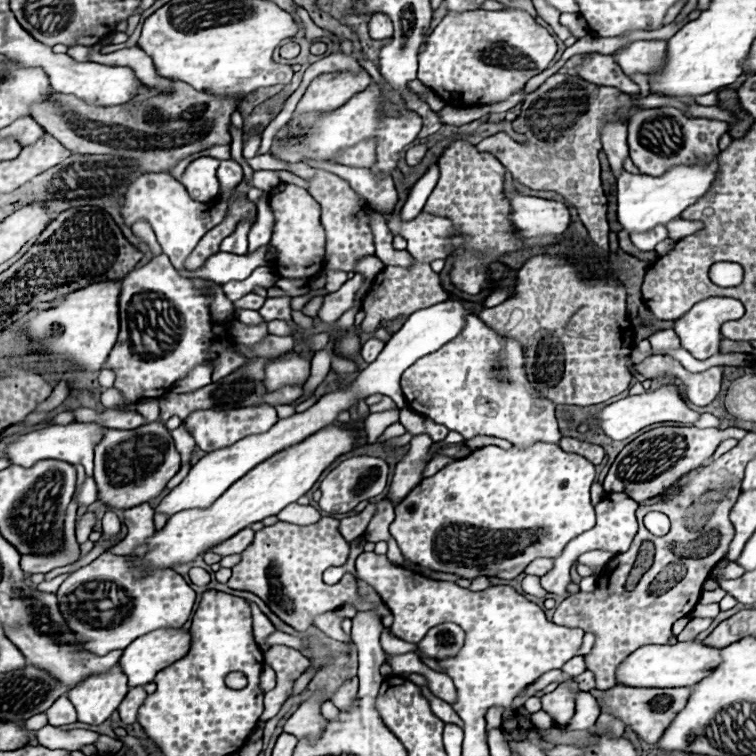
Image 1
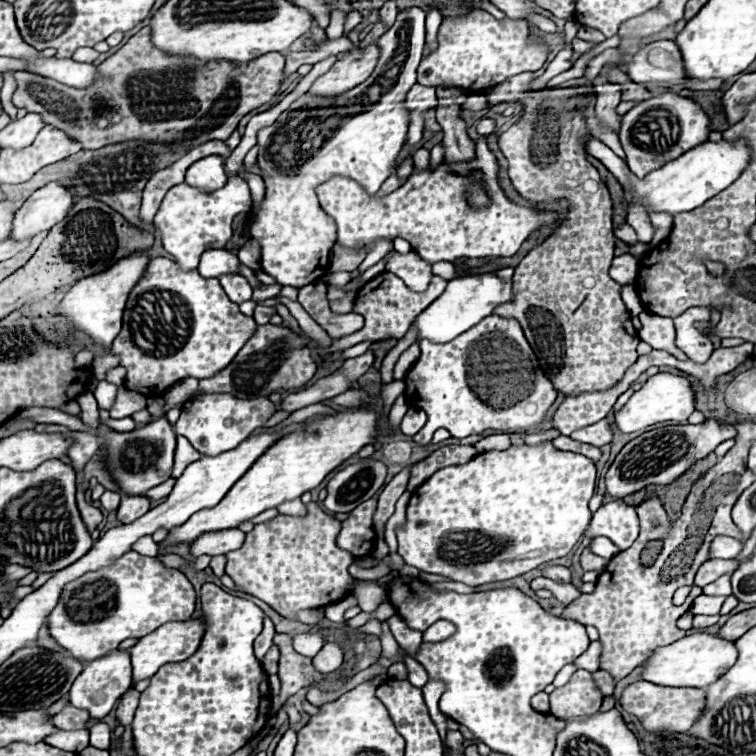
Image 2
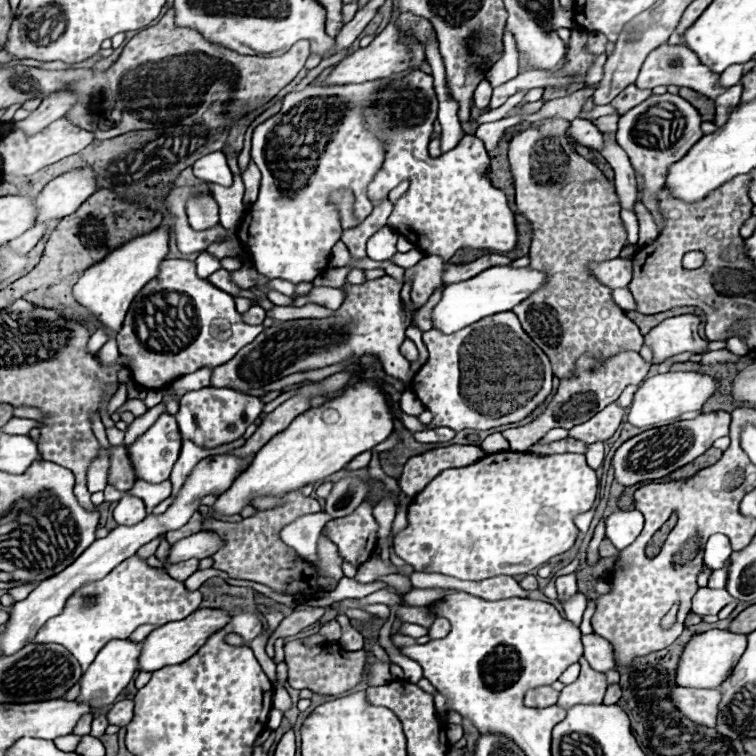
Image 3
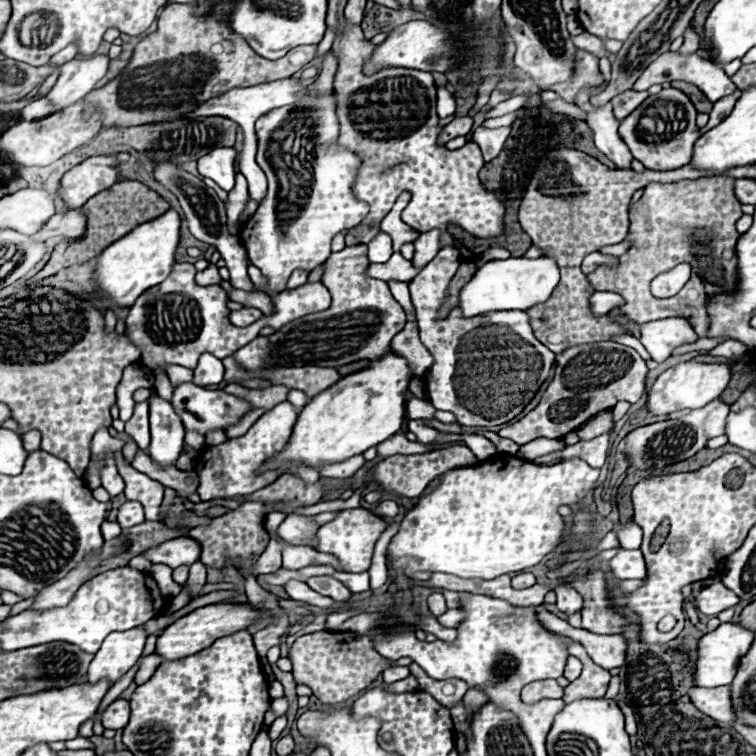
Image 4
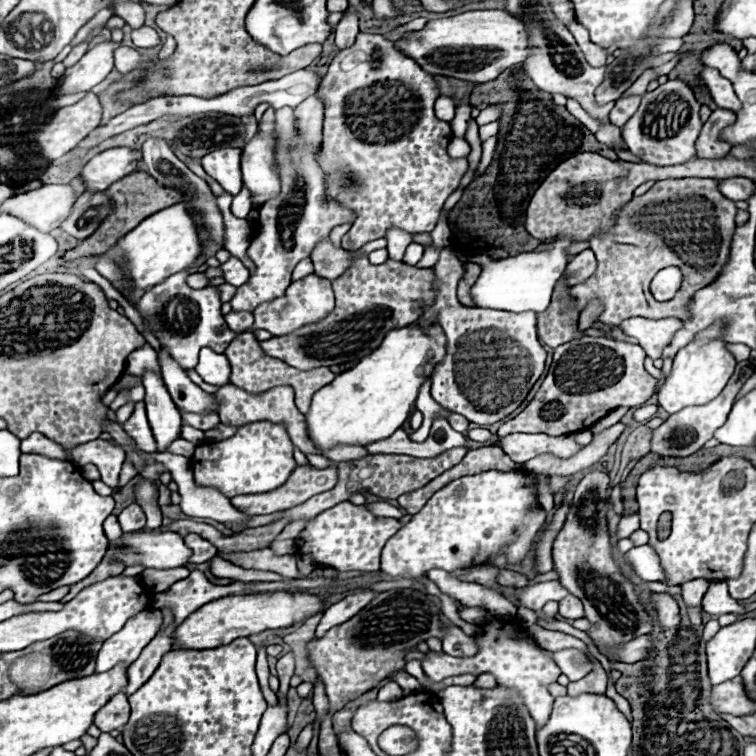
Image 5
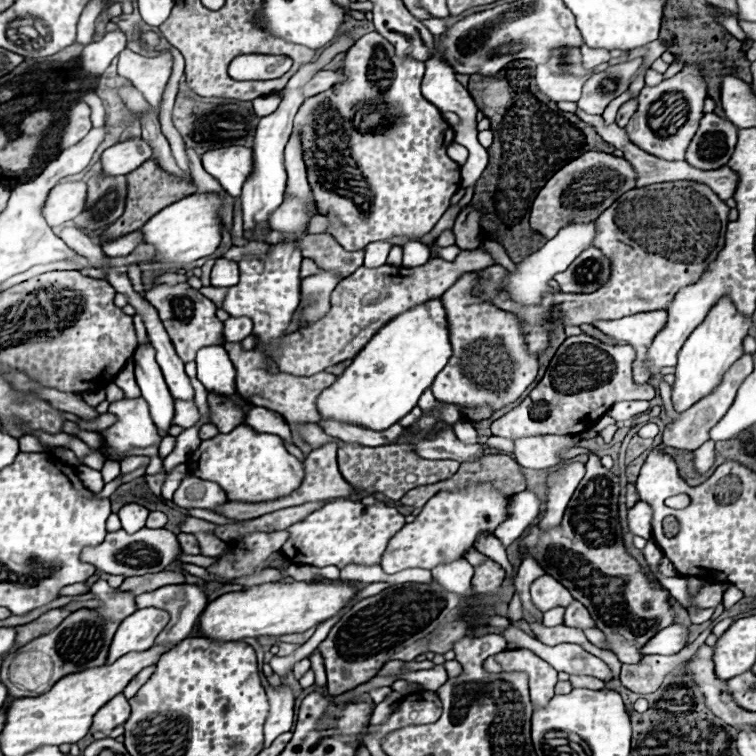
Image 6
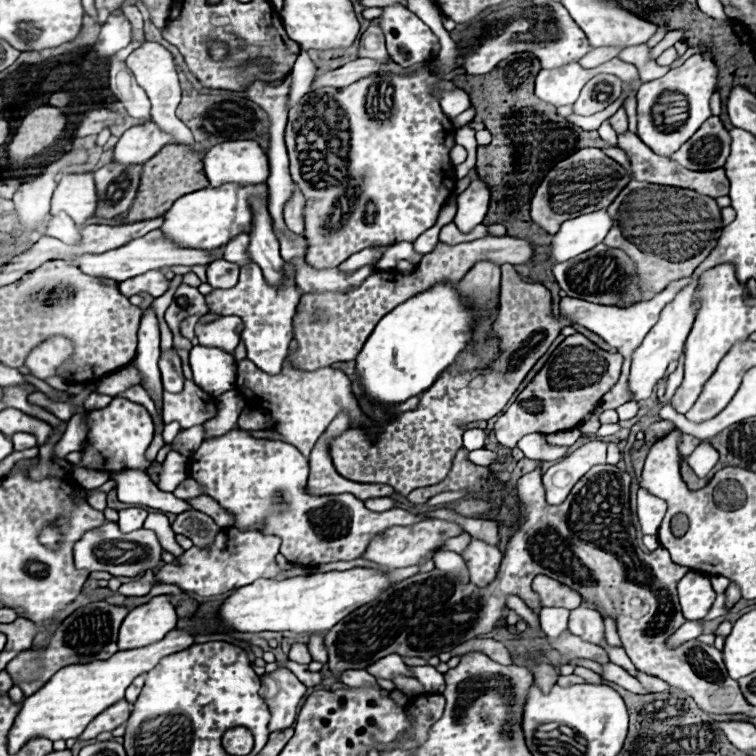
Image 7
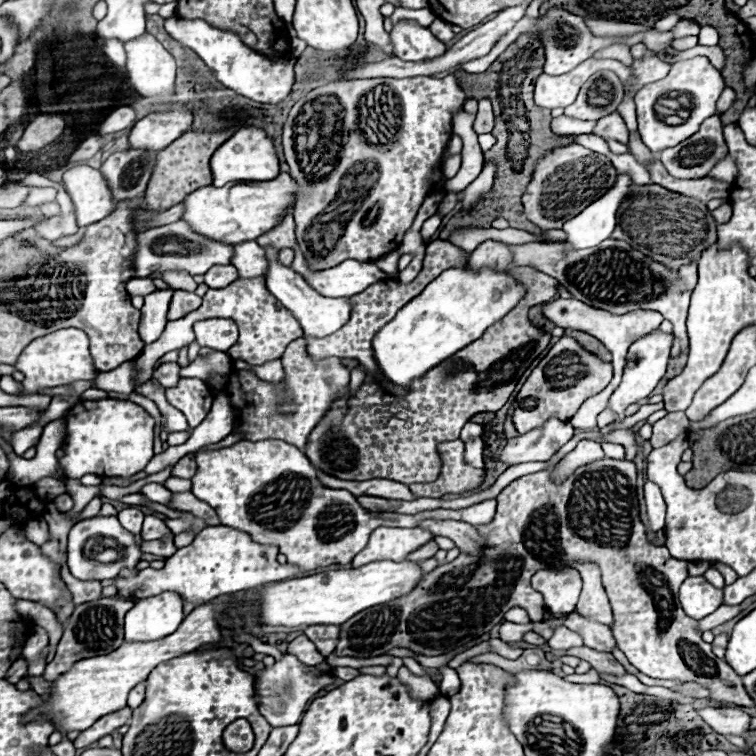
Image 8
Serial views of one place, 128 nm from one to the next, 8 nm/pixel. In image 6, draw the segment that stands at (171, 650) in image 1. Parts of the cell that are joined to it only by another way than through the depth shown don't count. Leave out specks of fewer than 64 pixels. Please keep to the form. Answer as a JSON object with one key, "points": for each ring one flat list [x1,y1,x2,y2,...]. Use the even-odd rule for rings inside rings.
{"points":[[338,580,328,582,268,582,252,586,244,592,228,592,212,600,202,616,198,618,198,632,202,638,216,642,236,642,242,638,256,636,284,636,306,632,318,626,326,618,336,616,358,592,356,586,338,584]]}

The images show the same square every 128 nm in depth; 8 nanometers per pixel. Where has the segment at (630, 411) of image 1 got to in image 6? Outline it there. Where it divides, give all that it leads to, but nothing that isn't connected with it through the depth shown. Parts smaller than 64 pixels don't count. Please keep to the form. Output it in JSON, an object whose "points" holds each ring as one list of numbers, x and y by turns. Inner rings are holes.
{"points":[[722,298,710,310,706,320,690,334,678,354,676,380,672,384,672,406,676,412,688,410,694,402,702,400,704,396,712,394,714,388,718,388,726,370,742,356,742,340,748,336,750,326,752,320,738,314,728,298]]}

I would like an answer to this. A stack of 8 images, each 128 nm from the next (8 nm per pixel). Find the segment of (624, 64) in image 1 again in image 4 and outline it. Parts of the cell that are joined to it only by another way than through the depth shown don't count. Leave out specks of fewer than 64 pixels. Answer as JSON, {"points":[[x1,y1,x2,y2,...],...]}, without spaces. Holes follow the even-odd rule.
{"points":[[672,50,660,54,660,56,642,72,642,76,640,76,640,78,636,80,636,84,634,84,634,90,648,90,648,88,654,86,654,84,664,84,664,82,674,82,674,80,684,80,684,82,690,82,690,84,698,86,710,102,716,102,716,100,720,100,720,98,724,98,724,96,728,96,728,94,732,94,732,92,736,90,736,86,732,84,730,76,726,76,726,72,724,72,720,66,716,66,714,62,704,60,704,58,698,58,696,52,684,56,684,54,672,52]]}

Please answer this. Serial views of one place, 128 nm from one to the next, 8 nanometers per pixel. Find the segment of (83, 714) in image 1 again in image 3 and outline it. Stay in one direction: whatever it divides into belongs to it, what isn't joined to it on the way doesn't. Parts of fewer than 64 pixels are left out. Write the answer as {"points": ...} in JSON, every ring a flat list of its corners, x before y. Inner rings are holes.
{"points":[[112,640,108,642,96,656,96,660,90,664,90,668,80,678,80,696,76,702,90,704,94,710,102,710,108,704,114,704,116,696,128,686,128,682,136,674,138,666,138,654,142,650,142,642,130,642,130,640]]}

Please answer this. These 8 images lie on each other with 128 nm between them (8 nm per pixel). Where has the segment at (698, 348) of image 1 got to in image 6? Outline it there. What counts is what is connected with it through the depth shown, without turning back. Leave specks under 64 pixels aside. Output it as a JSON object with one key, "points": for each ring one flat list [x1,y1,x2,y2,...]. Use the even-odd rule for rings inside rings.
{"points":[[656,310,656,312,642,312,642,314,624,316,618,320,594,322,594,326,600,328,608,336,614,336,618,340,632,344,638,352,638,362,636,362,638,372,634,372,634,376,638,376,640,380,648,380,650,372,648,372,648,368,644,368,644,360,648,358,650,342,666,326,666,320,668,320,668,314,664,310]]}

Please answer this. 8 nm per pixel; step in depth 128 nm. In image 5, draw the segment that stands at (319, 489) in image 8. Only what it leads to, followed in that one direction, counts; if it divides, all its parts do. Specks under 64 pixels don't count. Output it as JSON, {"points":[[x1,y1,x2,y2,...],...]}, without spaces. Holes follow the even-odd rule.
{"points":[[268,420,244,424,232,438,222,442,206,442,196,448,194,480,198,486,212,486,220,490,226,498,234,498,238,494,270,492,282,486,296,468,292,450,294,446,286,434,286,426],[348,500,318,514,298,534,296,546,300,552,312,554,320,566,332,566,338,572,374,572,380,568,382,546,400,530,396,518,378,518,366,510,366,506,354,506]]}

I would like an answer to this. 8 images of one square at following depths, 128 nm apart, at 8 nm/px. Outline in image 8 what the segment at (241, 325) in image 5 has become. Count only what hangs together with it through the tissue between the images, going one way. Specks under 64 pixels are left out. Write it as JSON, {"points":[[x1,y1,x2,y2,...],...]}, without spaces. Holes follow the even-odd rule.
{"points":[[210,318,194,324,196,342,202,348,226,352,238,342,238,326,228,318]]}

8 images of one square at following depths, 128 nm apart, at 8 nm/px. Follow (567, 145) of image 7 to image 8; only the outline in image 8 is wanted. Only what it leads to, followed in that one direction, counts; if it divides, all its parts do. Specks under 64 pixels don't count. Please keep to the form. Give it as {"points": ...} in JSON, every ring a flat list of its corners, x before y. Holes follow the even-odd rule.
{"points":[[522,36,510,48,500,54,500,58,484,72,484,74,468,74,464,70,456,70,454,76,458,78,458,84,466,92,468,98,488,98,494,106,494,116,496,116,496,126,492,134,496,136,496,144,484,152,486,160,492,160,496,164,496,174,494,174,494,186,488,194,488,198,476,208,476,212,470,214,470,226,490,226,490,222,498,216,504,216,512,228,526,230,530,234,544,236,546,232,534,226,526,216,522,208,522,194,526,186,530,184,530,178,534,174,534,166,538,160,554,150,562,148,574,142,574,136,558,136,550,130,550,110,542,110,540,106,534,104,534,82,542,74,544,66,544,48,536,38]]}

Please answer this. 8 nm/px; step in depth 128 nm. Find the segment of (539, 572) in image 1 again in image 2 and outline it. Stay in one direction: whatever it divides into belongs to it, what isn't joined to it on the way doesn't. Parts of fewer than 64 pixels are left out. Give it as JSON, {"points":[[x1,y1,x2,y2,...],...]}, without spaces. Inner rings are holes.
{"points":[[542,566,542,576,552,578,556,582,570,582,570,570,566,566]]}

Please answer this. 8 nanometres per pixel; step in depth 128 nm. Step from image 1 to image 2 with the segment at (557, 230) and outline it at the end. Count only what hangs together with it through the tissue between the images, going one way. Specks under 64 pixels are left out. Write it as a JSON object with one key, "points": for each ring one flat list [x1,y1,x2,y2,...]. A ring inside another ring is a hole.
{"points":[[476,140,476,160,474,162,466,162,466,164,440,164,434,172,430,170,422,170,422,172,414,172,406,184,398,190,394,190,388,196,374,196,374,194,342,194,342,202,339,202,339,189,348,190,351,185,356,185,352,179,336,176,328,182,322,182,320,186,316,186,316,196,322,210,336,222,336,244,348,248,348,250,362,250,362,252,370,252,372,244,378,240,394,240,394,238,404,238,412,244,412,250,428,264,434,262,452,262,454,258,466,256,466,258,486,258,486,256,514,256,518,252,518,248,522,246,522,242,536,230,542,228,552,228,558,224,560,216,554,210,540,210,536,206,520,206,516,202,512,202,504,190,498,184,498,162,496,156,488,150,486,140],[472,170,480,170,480,176,486,182,486,188,490,190,492,196,492,204,486,210,470,210,470,206,466,204,466,186,470,182,470,172]]}

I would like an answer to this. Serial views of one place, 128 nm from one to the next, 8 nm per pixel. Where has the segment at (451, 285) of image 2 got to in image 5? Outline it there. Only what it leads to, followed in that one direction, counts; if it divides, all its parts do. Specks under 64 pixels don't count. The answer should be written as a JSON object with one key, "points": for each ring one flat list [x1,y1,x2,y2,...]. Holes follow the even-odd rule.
{"points":[[562,238,562,240,554,240,550,244,550,250,522,252,518,256,508,256,502,260,492,260,485,254,469,256,468,262,482,266,482,274,478,276,476,284,470,288,474,306,508,310,508,312,526,312,526,310,544,312,550,304,552,290,568,264,570,254,566,252,566,248,570,248,572,244,574,244,574,240]]}

